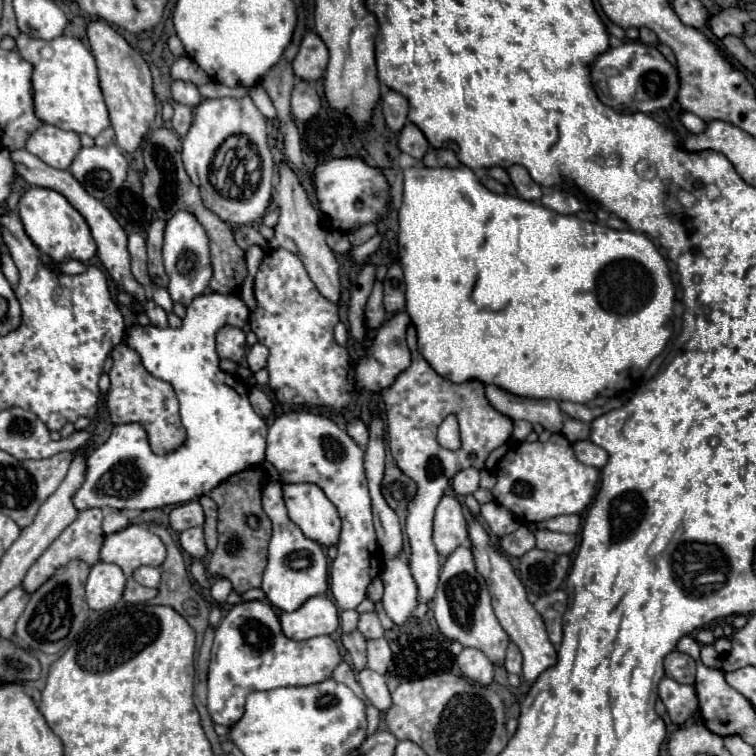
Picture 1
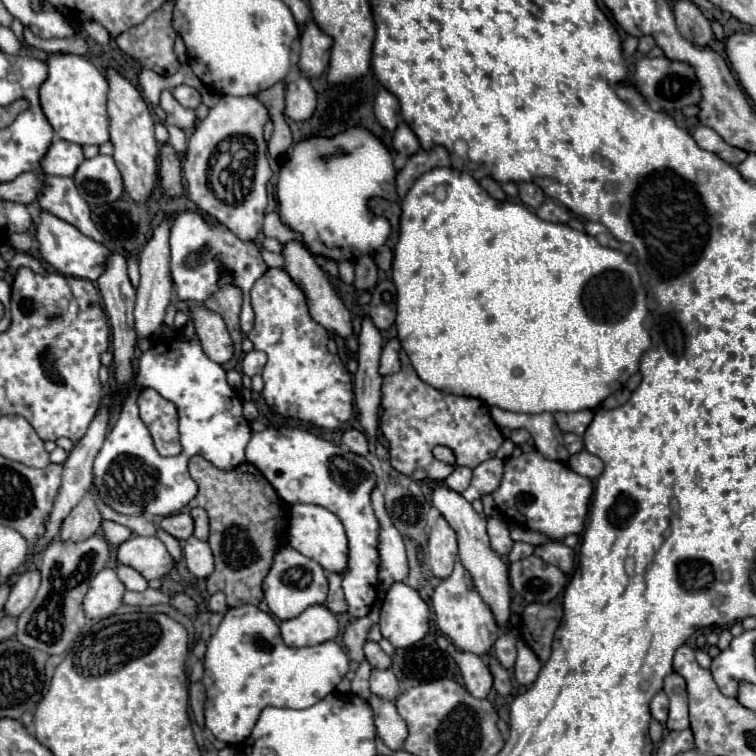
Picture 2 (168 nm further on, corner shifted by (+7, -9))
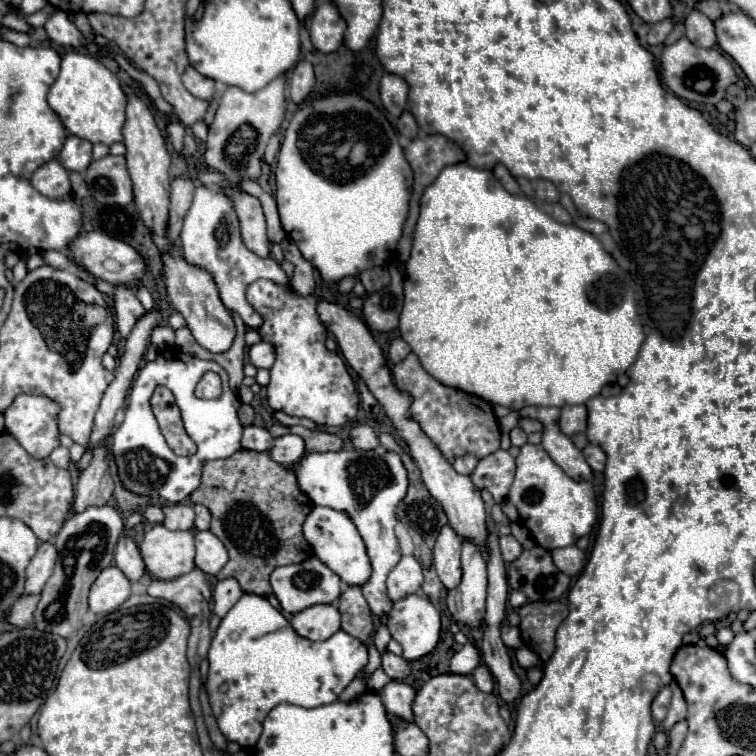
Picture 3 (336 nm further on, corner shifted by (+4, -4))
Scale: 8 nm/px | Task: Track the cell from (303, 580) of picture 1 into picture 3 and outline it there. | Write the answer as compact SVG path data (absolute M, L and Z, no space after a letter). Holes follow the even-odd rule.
M315 556L289 566L279 566L271 572L271 586L273 592L281 604L281 608L289 614L297 614L309 606L315 604L331 604L341 594L341 580L335 572L331 572L323 562L319 562Z

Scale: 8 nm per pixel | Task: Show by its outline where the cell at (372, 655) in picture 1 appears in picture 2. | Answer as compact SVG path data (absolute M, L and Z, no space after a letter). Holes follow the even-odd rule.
M372 669L372 677L370 677L370 691L386 701L394 701L400 693L398 681L394 677L394 673L388 671L380 671L380 669Z

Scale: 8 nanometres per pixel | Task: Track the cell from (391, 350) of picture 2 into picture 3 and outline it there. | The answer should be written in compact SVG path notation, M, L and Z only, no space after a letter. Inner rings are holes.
M395 338L395 340L389 344L389 354L387 354L387 358L389 358L389 362L397 364L397 362L401 362L409 352L411 352L411 348L407 346L407 342L405 342L403 338Z

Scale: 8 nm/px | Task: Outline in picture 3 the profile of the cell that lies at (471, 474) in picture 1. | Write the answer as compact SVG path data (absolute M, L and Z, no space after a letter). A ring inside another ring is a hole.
M461 456L459 460L453 462L453 468L455 468L455 472L469 476L475 470L475 464L477 464L475 456Z

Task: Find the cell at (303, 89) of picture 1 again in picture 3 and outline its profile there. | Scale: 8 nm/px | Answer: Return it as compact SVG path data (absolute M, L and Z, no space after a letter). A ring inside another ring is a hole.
M303 60L293 68L291 80L289 80L289 96L295 104L301 104L315 88L315 74L311 62Z

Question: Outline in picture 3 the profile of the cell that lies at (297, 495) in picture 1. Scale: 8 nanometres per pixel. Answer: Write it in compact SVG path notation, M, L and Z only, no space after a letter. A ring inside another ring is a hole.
M313 506L303 522L303 536L309 542L313 554L325 566L329 566L345 584L361 586L367 582L367 576L371 576L371 564L367 560L365 544L347 514L327 506Z

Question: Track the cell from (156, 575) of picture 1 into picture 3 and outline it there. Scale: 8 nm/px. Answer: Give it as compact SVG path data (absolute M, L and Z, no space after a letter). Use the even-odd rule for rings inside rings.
M121 536L115 548L115 564L129 578L129 582L139 582L145 574L145 564L141 560L139 548L129 536Z

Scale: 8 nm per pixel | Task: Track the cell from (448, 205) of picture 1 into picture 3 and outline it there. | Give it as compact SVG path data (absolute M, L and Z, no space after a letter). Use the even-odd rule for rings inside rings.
M465 162L451 164L439 172L433 184L429 184L421 196L421 212L419 220L413 232L413 246L411 256L405 264L405 304L399 316L399 332L401 338L411 346L411 350L419 356L421 366L441 384L449 388L463 390L467 394L479 396L491 404L501 404L511 410L519 410L523 406L565 406L565 404L585 404L589 398L597 396L603 386L617 380L619 374L627 372L627 368L635 362L639 348L645 340L645 332L637 314L637 302L633 288L627 284L625 270L615 262L615 258L601 246L601 242L581 230L575 224L559 224L538 208L527 196L513 195L503 190L503 186L495 180L495 176L489 170L473 168Z

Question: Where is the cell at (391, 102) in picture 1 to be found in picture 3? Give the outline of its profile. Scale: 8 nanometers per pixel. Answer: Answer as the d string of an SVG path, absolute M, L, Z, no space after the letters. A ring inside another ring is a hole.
M383 74L381 78L381 102L385 110L393 116L399 118L401 112L407 106L407 82L395 74Z

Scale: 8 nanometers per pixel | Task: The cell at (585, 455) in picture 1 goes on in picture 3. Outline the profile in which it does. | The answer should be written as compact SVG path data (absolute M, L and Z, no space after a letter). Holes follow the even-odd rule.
M587 444L583 448L583 456L585 456L585 460L587 460L587 464L589 464L589 468L593 472L603 472L603 468L605 468L605 452L599 446Z

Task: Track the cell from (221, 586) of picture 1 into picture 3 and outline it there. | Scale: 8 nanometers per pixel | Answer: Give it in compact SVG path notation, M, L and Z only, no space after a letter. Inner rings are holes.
M231 578L221 580L215 584L213 588L213 612L217 616L225 616L229 612L229 608L243 596L243 590L239 588L239 584Z

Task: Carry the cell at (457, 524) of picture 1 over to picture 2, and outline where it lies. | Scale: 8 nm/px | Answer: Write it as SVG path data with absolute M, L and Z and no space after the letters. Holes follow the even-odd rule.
M440 517L434 527L430 529L428 539L428 555L426 561L430 565L430 571L436 579L448 579L452 575L454 563L458 559L458 543L454 529Z

